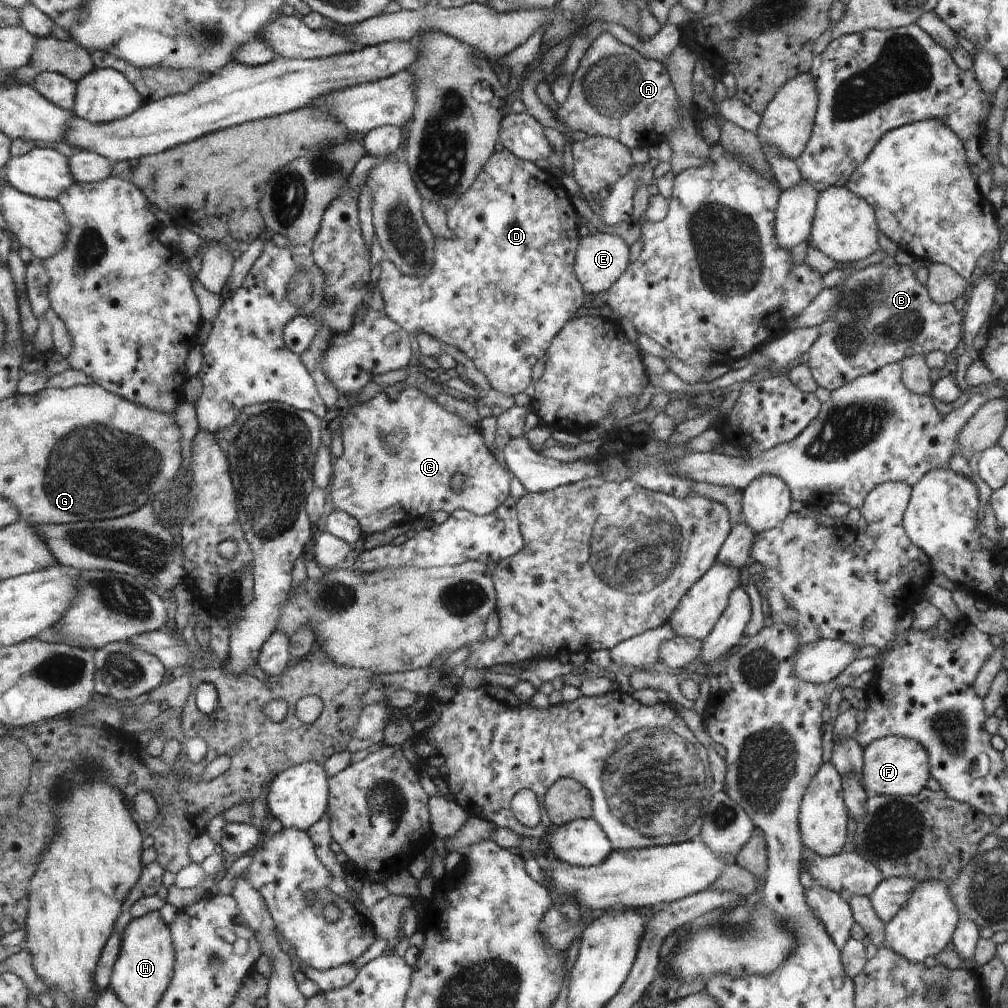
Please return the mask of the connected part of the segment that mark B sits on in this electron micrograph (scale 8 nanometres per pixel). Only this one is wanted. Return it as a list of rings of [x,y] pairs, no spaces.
[[[878,262],[860,270],[852,270],[840,282],[837,288],[842,294],[842,302],[834,314],[830,314],[828,320],[820,325],[820,338],[808,350],[808,368],[822,388],[832,392],[858,377],[875,373],[884,365],[899,363],[906,356],[908,348],[912,348],[912,354],[922,354],[925,357],[934,350],[947,354],[958,346],[962,338],[962,316],[956,312],[954,304],[940,304],[928,298],[926,285],[922,286],[916,277],[914,268],[908,268],[908,265],[896,263],[886,266]]]

